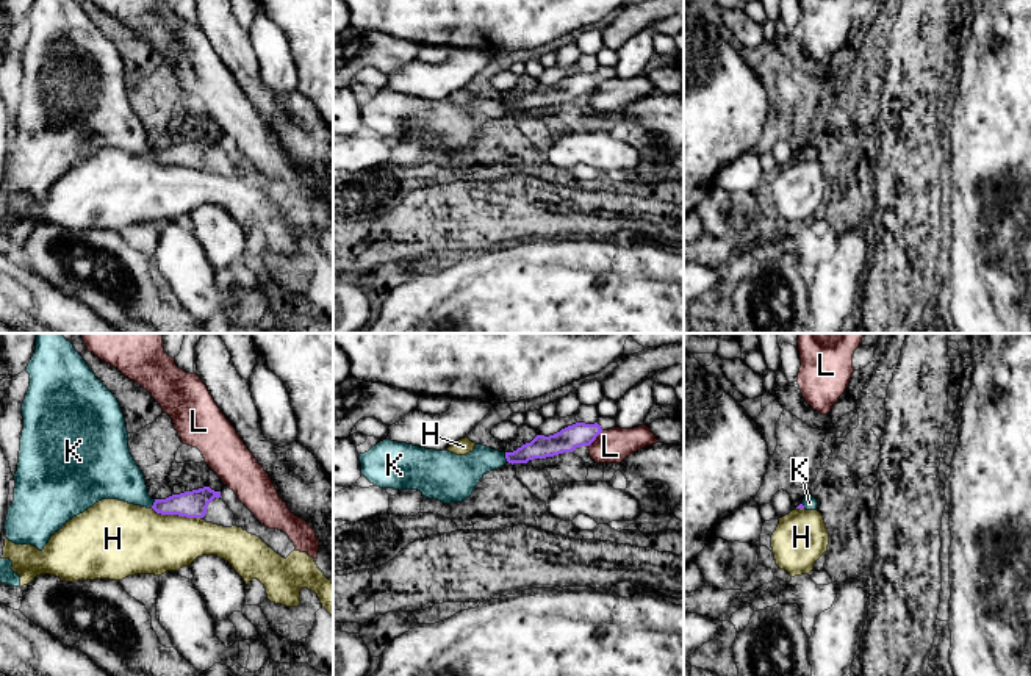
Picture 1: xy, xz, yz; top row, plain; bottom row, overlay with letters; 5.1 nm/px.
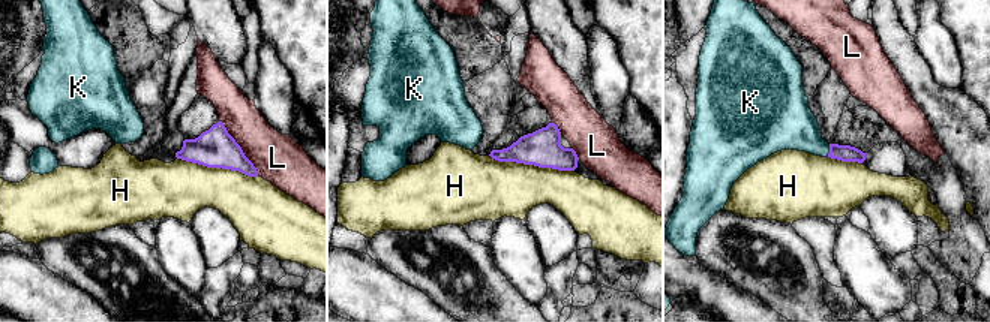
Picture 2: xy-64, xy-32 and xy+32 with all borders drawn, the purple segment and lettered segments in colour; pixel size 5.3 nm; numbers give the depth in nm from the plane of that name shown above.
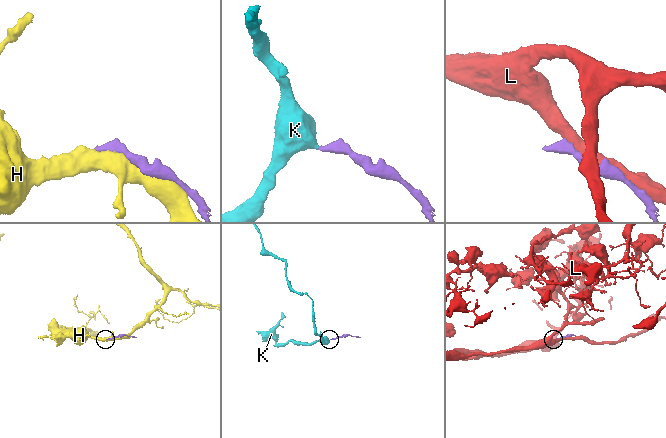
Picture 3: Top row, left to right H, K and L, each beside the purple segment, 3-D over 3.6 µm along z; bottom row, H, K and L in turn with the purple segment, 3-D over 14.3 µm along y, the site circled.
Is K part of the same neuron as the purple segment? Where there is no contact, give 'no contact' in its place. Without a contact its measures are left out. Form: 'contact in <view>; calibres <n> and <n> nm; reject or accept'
contact in xy; calibres 140 and 240 nm; accept

